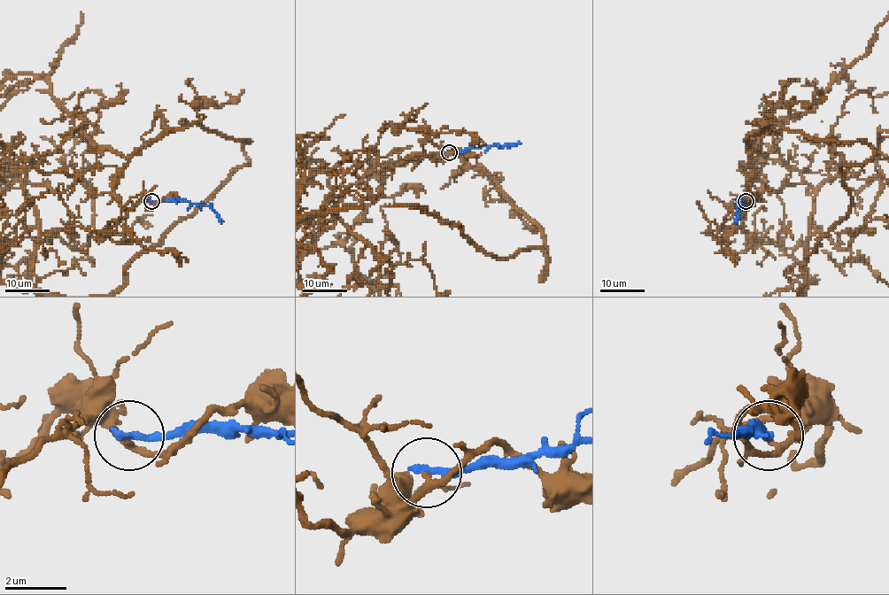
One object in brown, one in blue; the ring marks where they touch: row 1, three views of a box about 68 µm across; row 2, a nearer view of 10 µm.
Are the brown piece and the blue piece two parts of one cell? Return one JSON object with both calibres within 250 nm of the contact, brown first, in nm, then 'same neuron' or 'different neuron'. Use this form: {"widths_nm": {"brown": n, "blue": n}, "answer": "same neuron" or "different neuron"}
{"widths_nm": {"brown": 190, "blue": 280}, "answer": "different neuron"}

